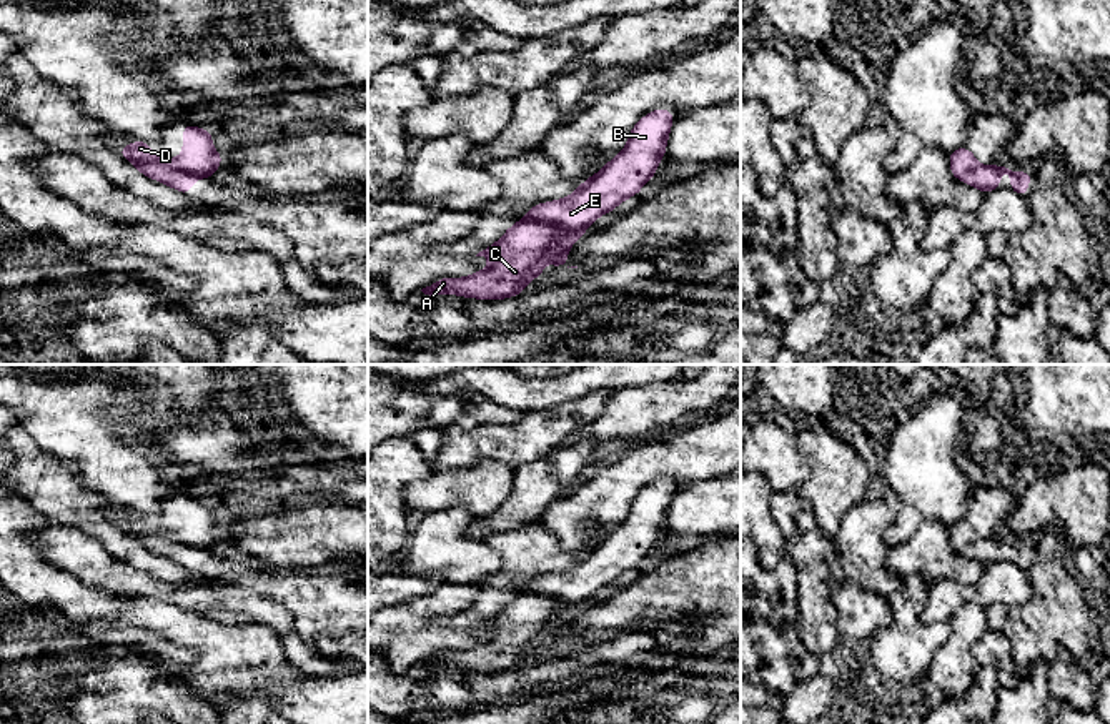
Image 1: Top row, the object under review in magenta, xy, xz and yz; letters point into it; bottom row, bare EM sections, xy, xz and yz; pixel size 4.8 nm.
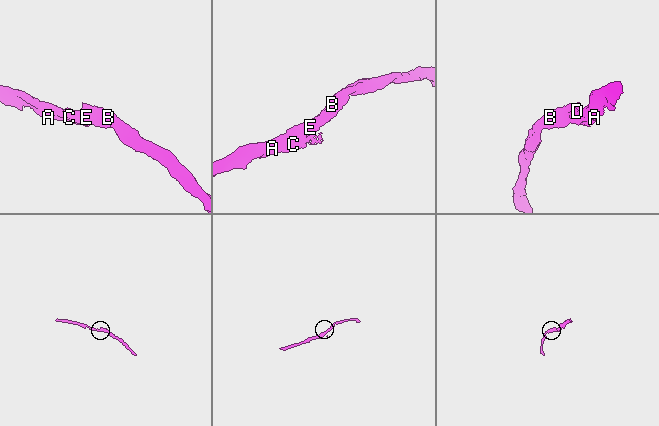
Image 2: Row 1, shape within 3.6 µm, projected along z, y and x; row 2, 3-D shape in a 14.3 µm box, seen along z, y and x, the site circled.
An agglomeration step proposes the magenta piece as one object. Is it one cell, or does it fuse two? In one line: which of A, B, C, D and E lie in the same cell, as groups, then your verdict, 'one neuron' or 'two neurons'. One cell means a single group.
A C / B D E | two neurons

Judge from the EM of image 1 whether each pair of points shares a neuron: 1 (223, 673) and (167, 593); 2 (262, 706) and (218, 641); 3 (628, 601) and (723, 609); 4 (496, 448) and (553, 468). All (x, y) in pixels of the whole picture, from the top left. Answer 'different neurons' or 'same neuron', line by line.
1: different neurons
2: different neurons
3: same neuron
4: different neurons

